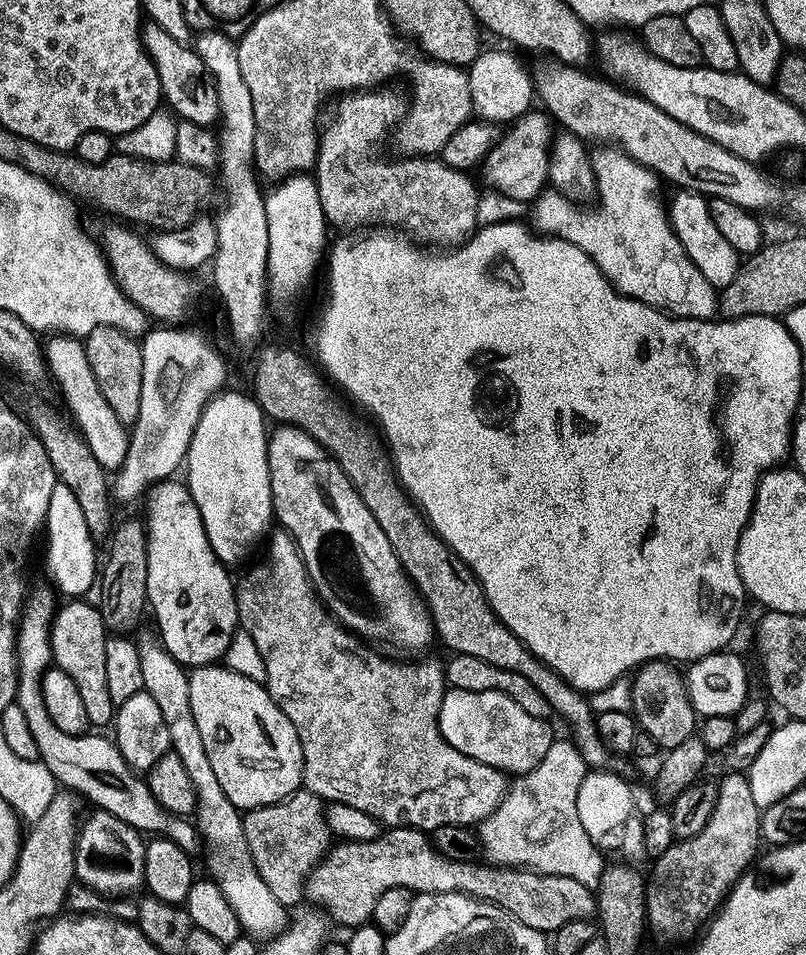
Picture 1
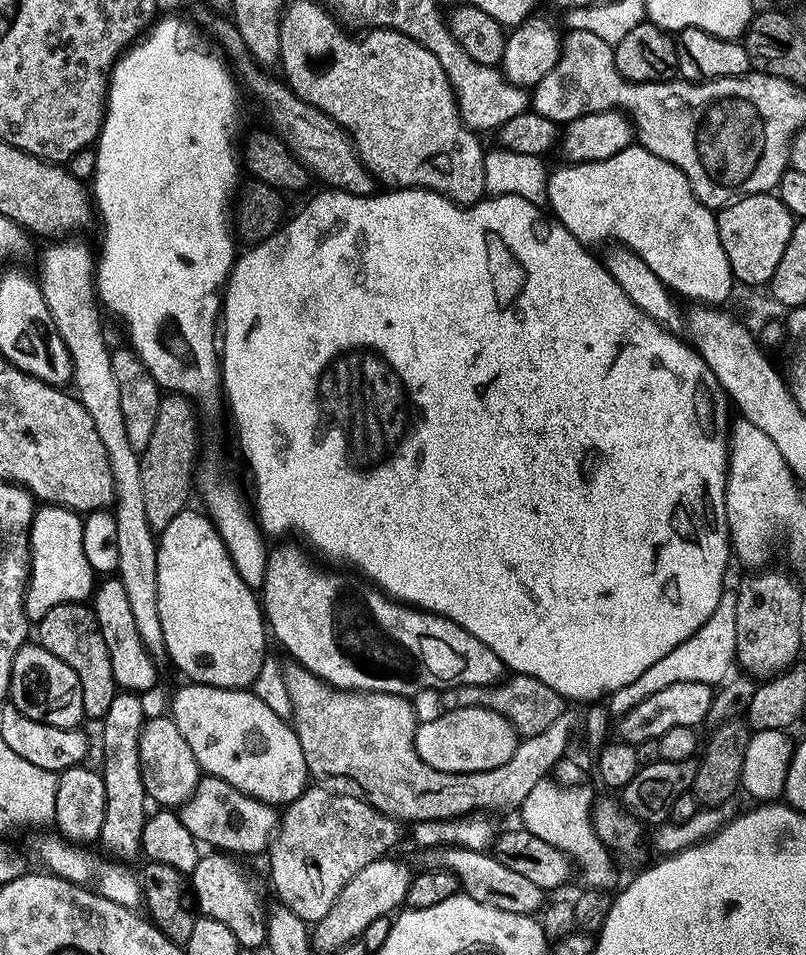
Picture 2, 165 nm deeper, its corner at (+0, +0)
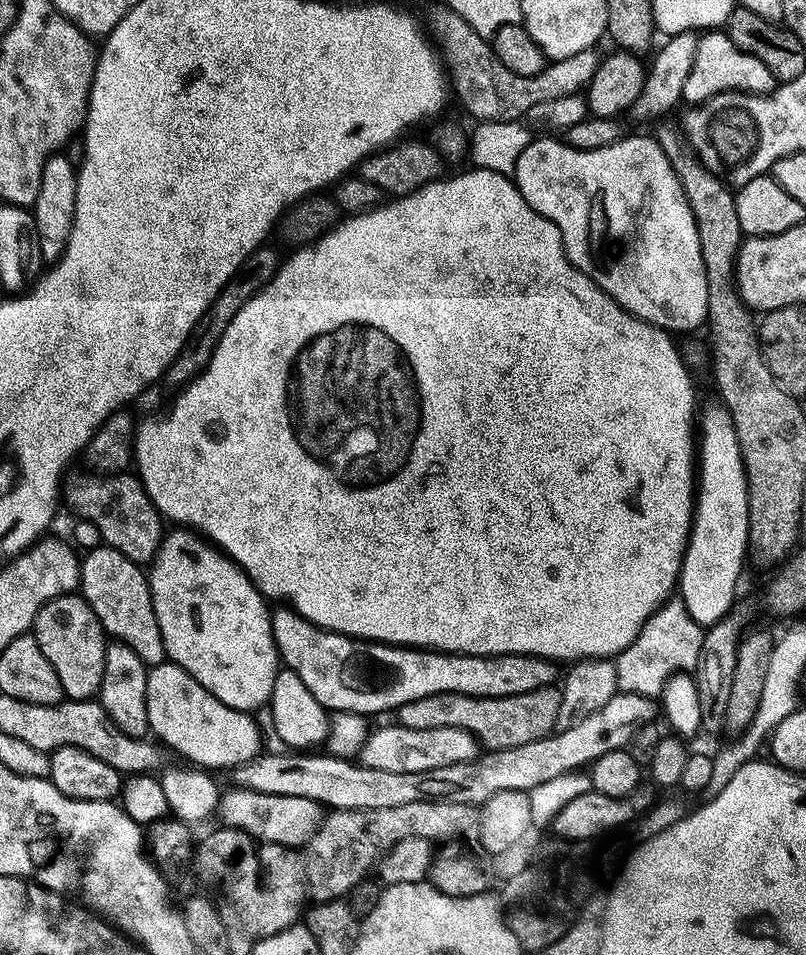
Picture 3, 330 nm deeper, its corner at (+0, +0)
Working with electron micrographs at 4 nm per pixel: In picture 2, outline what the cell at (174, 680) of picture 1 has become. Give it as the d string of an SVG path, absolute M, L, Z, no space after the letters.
M60 238L44 252L44 262L40 266L38 283L46 306L54 318L54 326L58 334L66 342L68 352L72 356L72 371L74 373L75 395L80 401L90 418L94 418L95 429L98 436L106 446L106 454L110 458L110 466L114 474L116 486L116 498L114 501L114 515L118 526L118 560L119 566L116 574L126 589L130 608L133 611L134 622L137 623L138 634L149 653L154 658L163 657L165 650L165 635L162 634L161 619L158 617L158 576L157 576L157 533L153 532L150 522L146 522L146 502L142 498L142 474L140 473L140 457L132 448L127 438L126 422L123 420L121 399L119 398L118 381L114 378L114 370L111 368L112 352L104 341L104 328L100 325L101 305L96 294L96 282L94 279L94 252L80 241L80 238Z

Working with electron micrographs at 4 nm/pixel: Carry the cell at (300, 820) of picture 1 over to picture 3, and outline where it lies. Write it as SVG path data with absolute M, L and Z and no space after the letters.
M409 802L407 806L390 806L390 810L354 810L341 812L332 810L325 815L315 838L306 849L306 863L310 888L320 895L321 901L347 897L351 888L364 880L368 871L375 869L380 860L398 842L406 838L422 838L433 842L460 842L477 831L478 812L473 805L458 802Z

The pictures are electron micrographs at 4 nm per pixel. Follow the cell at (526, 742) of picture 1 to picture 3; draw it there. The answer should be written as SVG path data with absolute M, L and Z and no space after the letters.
M391 722L385 728L369 731L358 753L359 763L374 770L438 770L438 766L454 766L454 762L472 760L478 754L478 741L461 728L435 728L434 730L410 730L399 722Z

